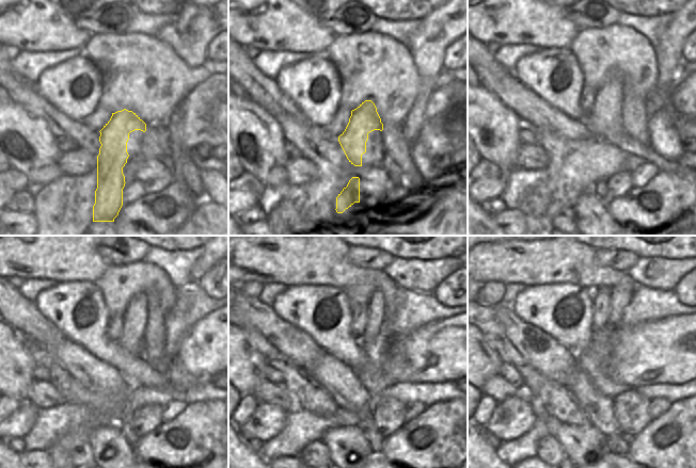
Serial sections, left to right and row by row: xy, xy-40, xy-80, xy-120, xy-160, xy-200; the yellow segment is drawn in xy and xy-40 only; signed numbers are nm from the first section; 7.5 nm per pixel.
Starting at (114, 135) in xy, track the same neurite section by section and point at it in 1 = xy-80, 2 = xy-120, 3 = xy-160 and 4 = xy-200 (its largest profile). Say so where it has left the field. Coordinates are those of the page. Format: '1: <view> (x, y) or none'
1: xy-80 (606, 113)
2: xy-120 (135, 317)
3: xy-160 (376, 317)
4: xy-200 (621, 294)

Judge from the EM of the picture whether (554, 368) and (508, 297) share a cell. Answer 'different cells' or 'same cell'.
different cells

